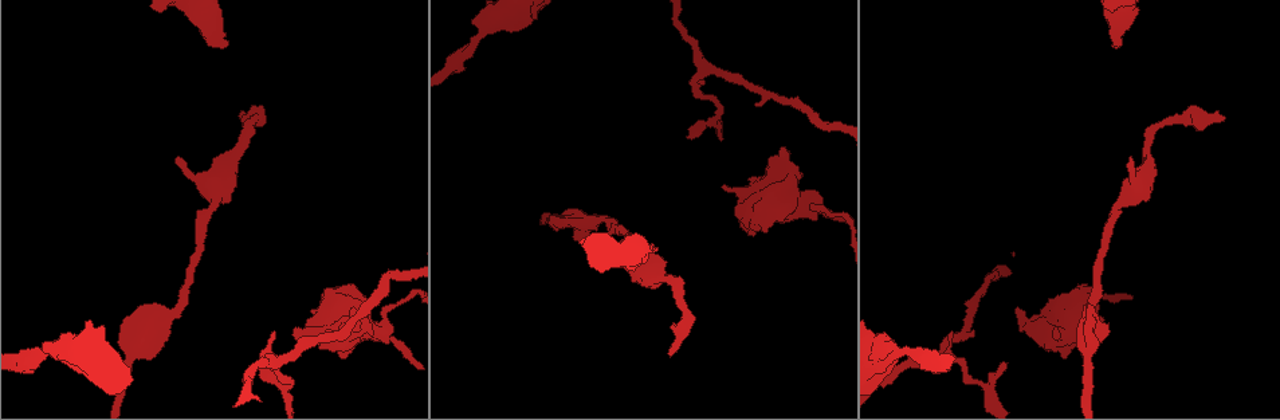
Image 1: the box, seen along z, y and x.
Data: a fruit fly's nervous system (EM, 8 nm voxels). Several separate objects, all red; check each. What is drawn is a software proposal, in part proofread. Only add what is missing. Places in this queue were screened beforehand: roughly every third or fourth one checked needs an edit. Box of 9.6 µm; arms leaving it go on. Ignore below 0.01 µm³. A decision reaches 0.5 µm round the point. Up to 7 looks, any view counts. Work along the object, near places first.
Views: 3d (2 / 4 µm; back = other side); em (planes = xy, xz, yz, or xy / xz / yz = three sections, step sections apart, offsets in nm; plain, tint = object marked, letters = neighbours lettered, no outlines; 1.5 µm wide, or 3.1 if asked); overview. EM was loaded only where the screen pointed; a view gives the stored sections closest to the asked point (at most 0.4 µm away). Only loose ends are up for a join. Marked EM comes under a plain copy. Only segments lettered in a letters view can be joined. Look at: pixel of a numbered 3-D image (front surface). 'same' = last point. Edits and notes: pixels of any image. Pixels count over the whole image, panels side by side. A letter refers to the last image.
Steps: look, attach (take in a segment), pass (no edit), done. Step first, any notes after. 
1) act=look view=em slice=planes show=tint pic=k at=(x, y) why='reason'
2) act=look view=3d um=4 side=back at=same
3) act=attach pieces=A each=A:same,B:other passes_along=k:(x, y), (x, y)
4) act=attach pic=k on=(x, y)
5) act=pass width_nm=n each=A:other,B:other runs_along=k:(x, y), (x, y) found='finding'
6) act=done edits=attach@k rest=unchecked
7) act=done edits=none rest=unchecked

act=look view=3d um=2 pic=1 at=(655, 250) why='free end'

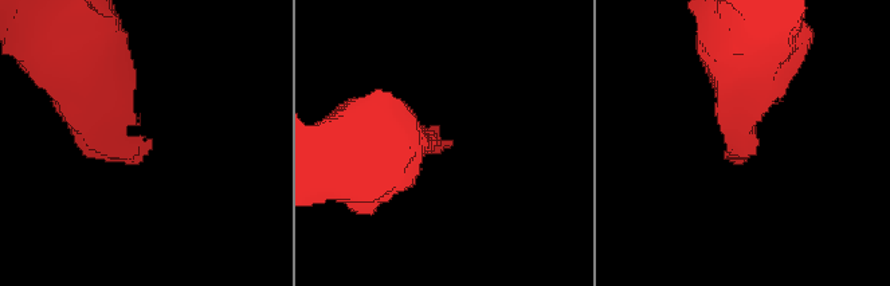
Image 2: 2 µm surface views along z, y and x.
act=look view=em slice=yz step=4 show=letters pic=2 at=(450, 140) why='need the tissue'

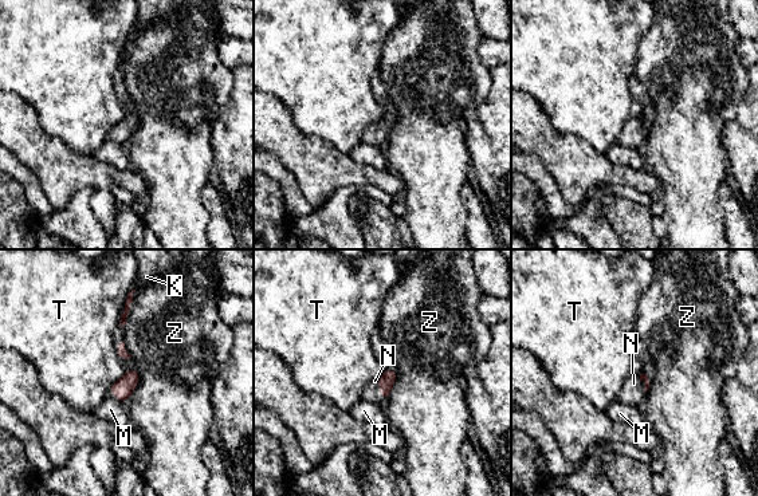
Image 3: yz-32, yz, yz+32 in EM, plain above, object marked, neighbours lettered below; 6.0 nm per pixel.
act=look view=em slice=planes show=letters at=same why='cut it another way'

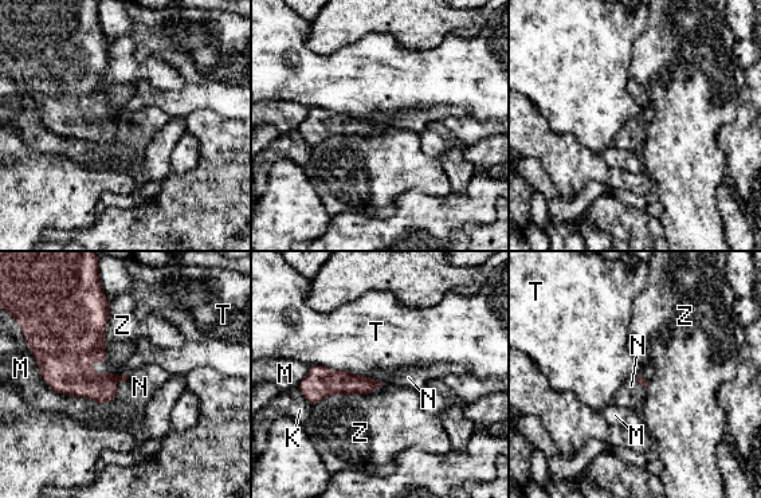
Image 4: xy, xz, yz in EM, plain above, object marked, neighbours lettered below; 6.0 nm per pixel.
act=attach pieces=N each=K:other,M:other,N:same,T:other,Z:other passes_along=4:(74, 376), (114, 383), (140, 387) found='it goes on there'

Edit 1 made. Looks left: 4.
act=look view=overview

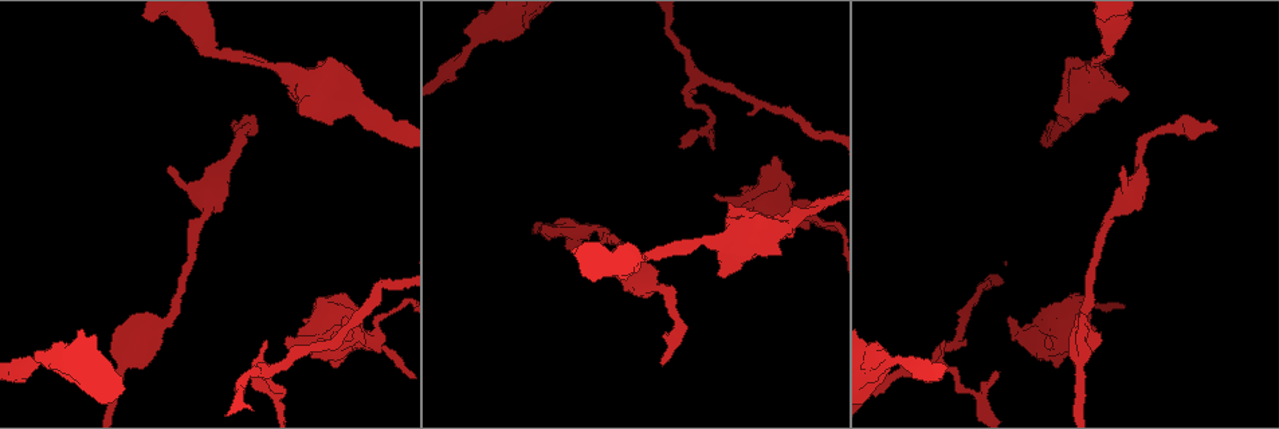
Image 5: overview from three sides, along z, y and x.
act=look view=3d um=4 pic=5 at=(1215, 126) why='free end'

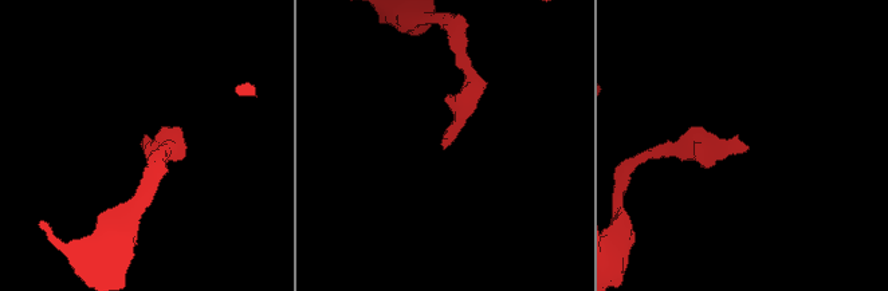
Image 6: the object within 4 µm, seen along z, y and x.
act=look view=em slice=xz step=4 show=letters pic=6 at=(144, 145) why='shape alone is not enough'

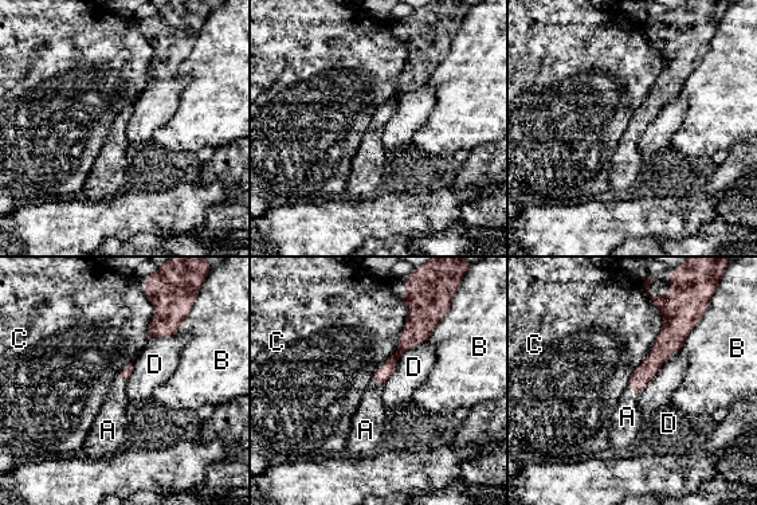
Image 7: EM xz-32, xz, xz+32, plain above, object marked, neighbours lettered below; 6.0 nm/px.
act=attach pieces=A each=A:same,B:other,C:other,D:other passes_along=7:(651, 364), (634, 390), (627, 417) found='it goes on there'

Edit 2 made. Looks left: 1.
act=look view=em slice=planes show=letters pic=6 at=(239, 85) why='thick end'

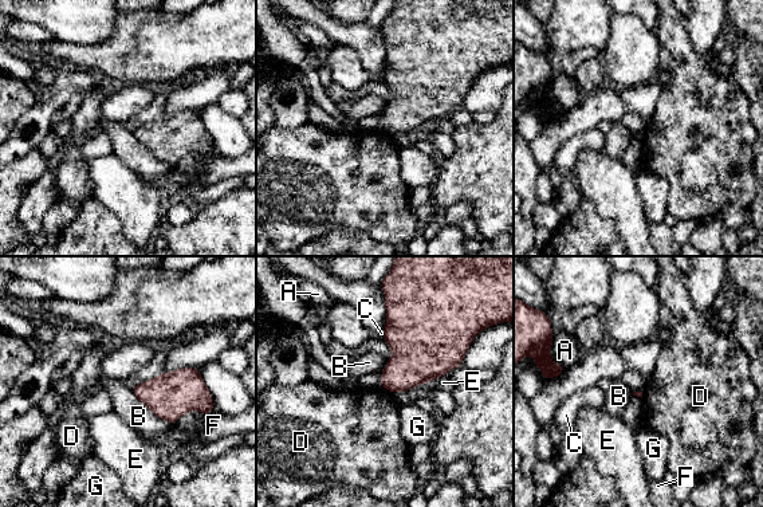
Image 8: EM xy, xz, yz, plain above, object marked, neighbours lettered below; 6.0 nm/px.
act=pass each=A:other,B:other,C:other,D:other,E:other,F:other,G:other border=8:(380, 386), (389, 392) found='none of them fits'

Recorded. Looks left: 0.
act=done edits=attach@4,attach@7 rest=unchecked

